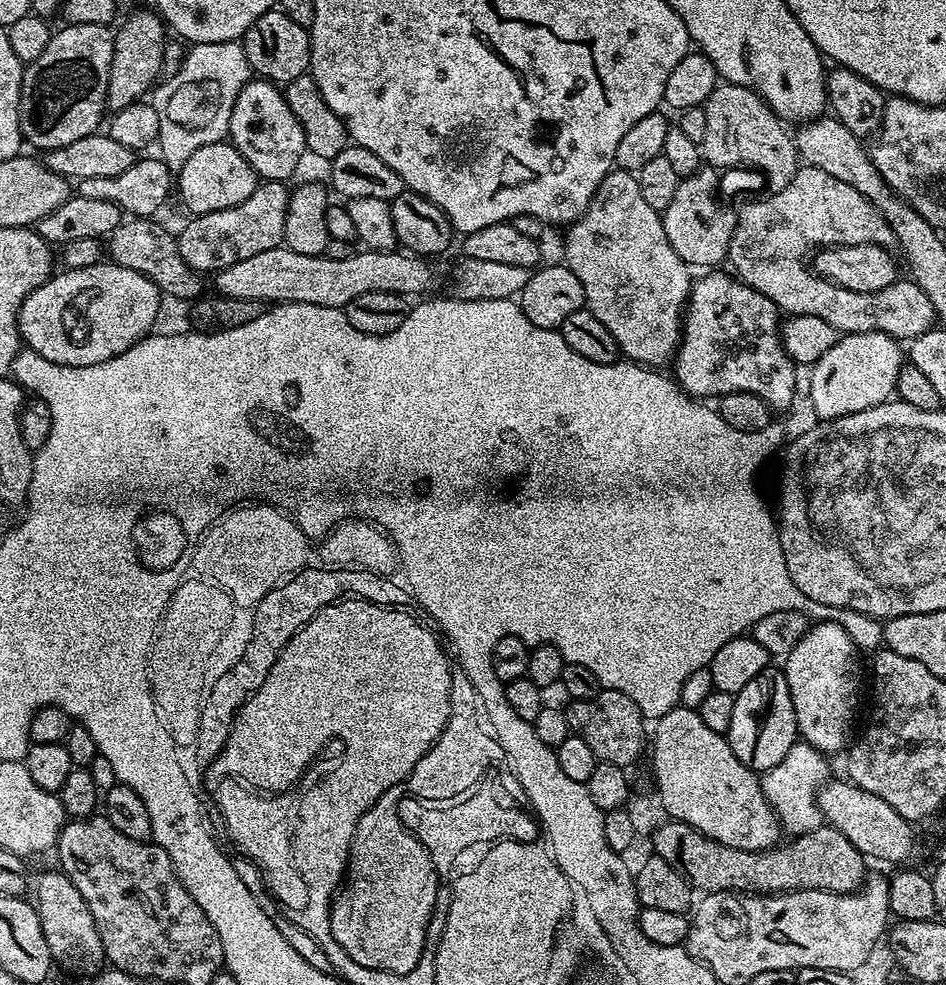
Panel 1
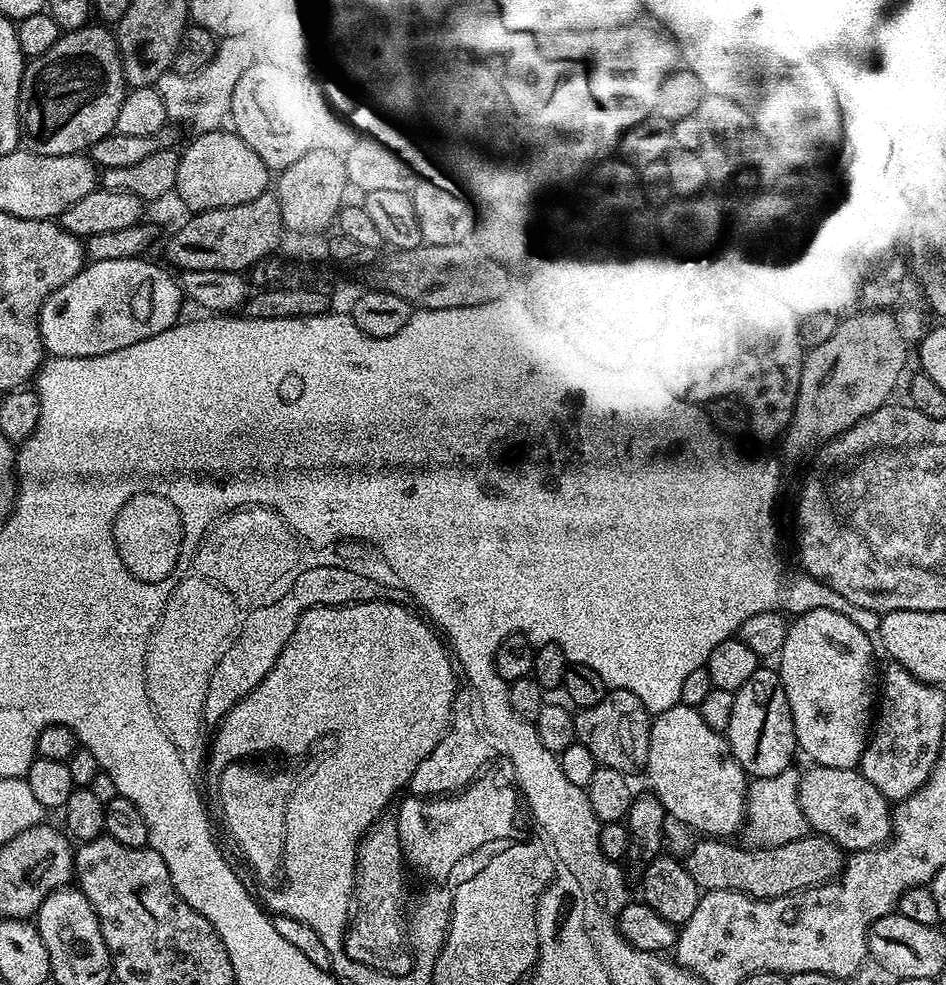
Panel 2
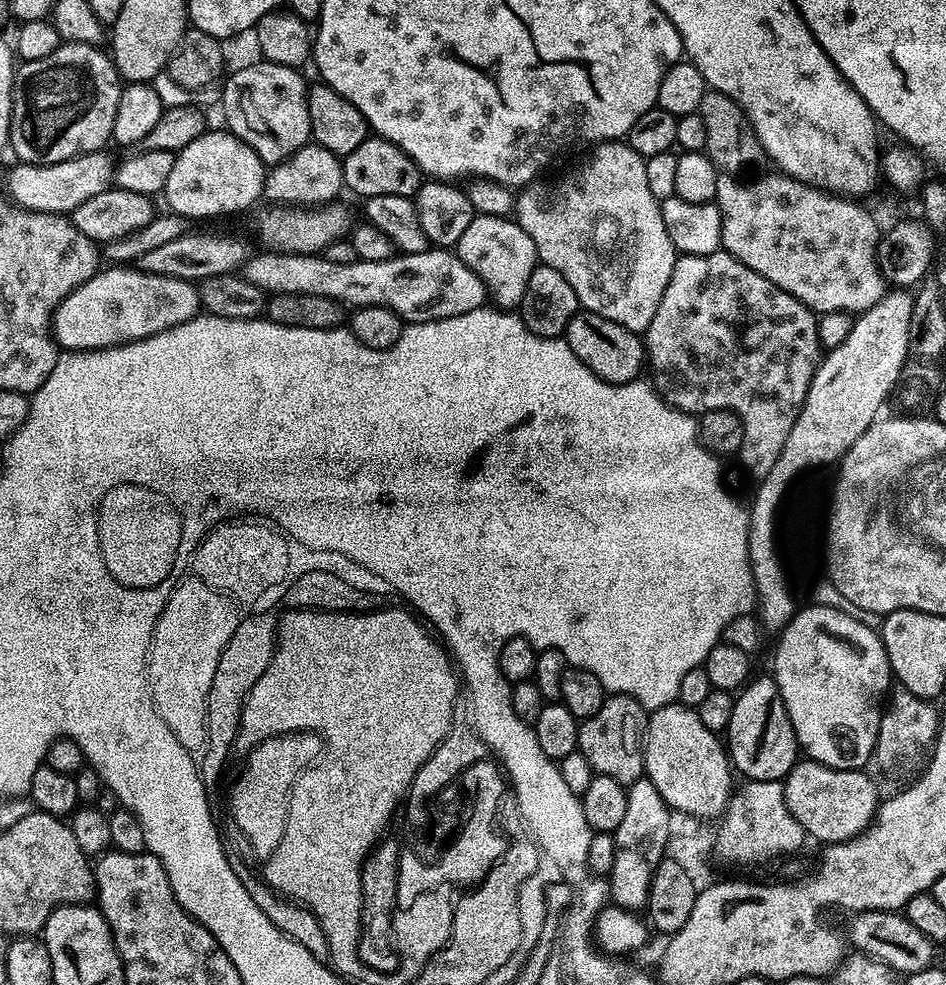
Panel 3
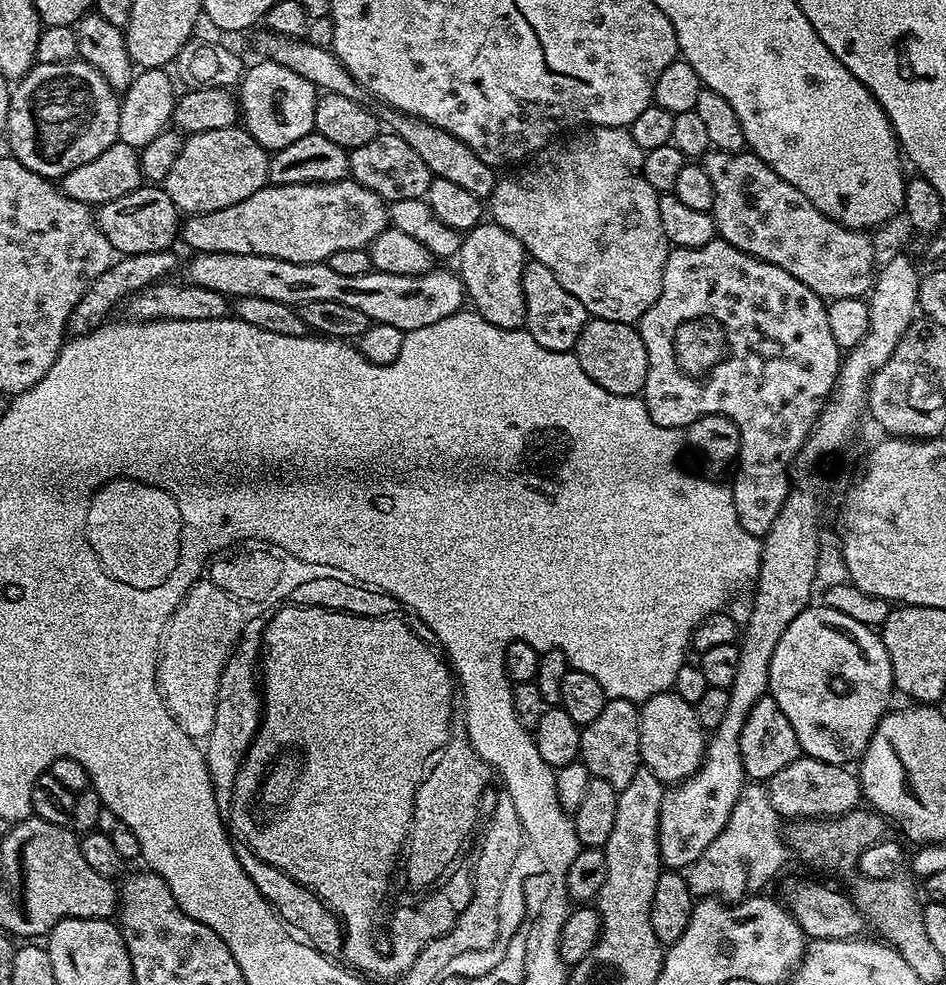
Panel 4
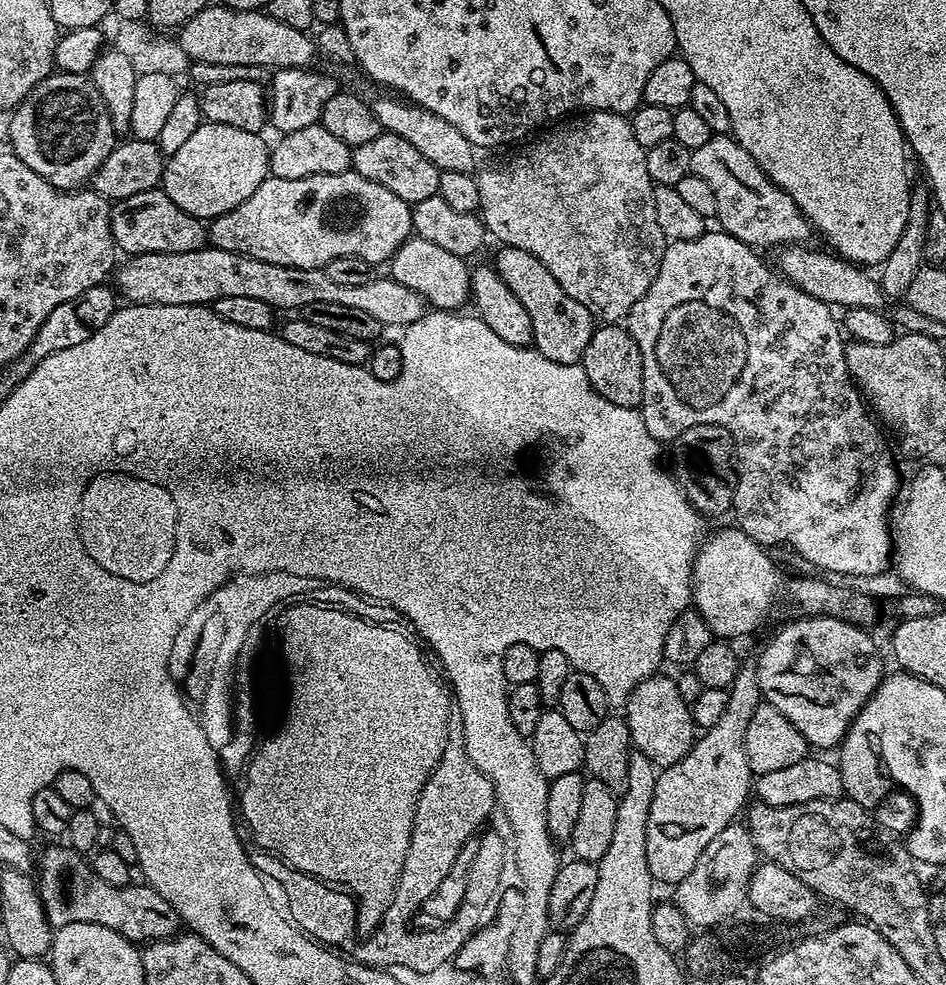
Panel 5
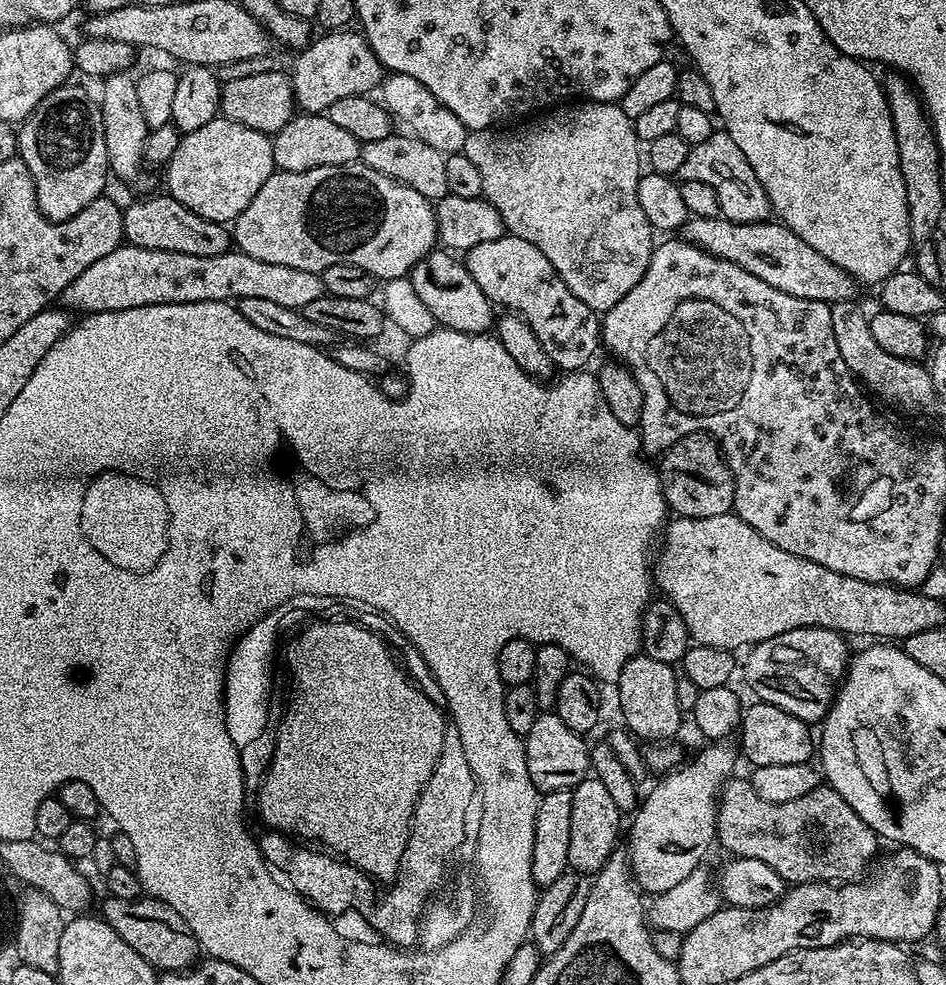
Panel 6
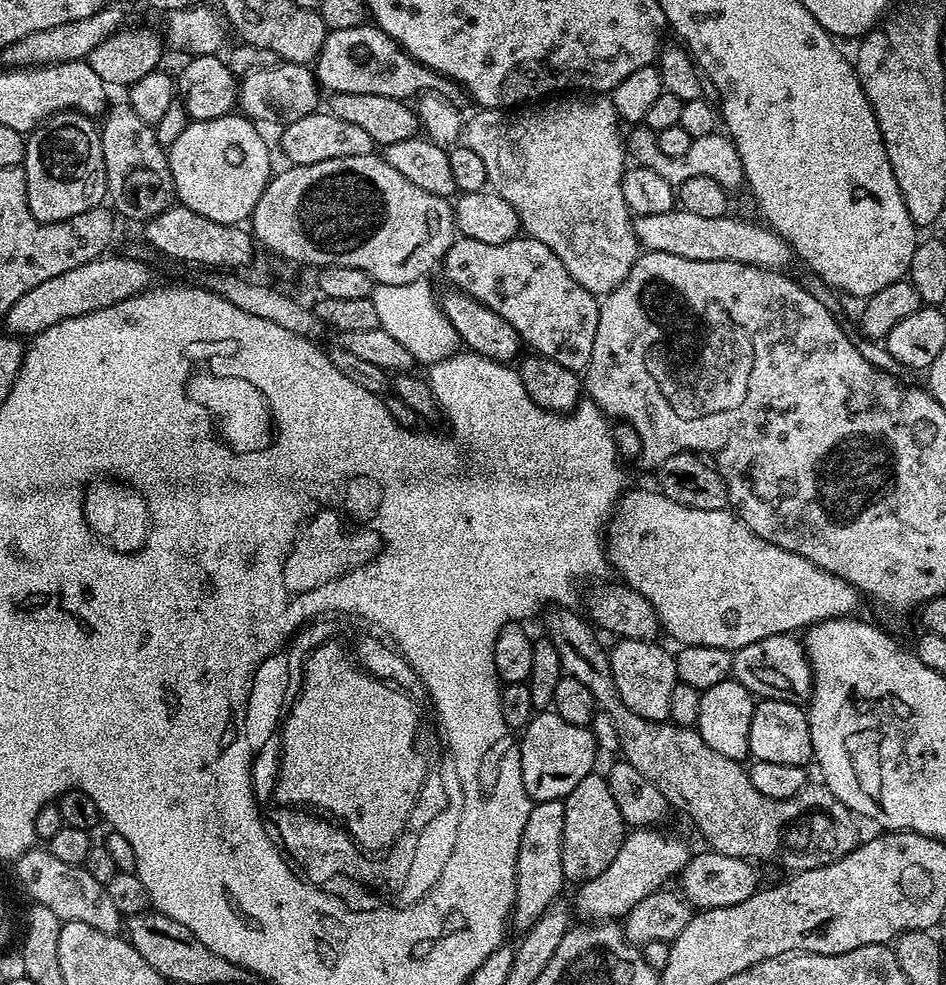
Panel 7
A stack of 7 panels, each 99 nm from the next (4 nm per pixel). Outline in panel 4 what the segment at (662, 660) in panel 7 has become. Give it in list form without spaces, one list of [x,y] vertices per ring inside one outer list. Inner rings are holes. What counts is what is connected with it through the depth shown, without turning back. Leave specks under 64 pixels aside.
[[[675,691],[654,694],[639,705],[640,759],[665,785],[679,784],[694,774],[704,757],[706,730],[698,722],[696,709],[687,704]]]

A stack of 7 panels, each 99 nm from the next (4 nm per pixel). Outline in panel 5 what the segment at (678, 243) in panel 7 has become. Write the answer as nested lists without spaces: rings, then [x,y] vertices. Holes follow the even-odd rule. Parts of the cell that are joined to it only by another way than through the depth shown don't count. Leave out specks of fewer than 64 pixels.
[[[784,246],[779,249],[780,257],[774,261],[781,276],[788,280],[798,290],[810,294],[810,298],[818,298],[836,310],[849,308],[883,309],[886,297],[879,279],[872,276],[859,264],[843,259],[829,251],[818,252],[812,246]]]

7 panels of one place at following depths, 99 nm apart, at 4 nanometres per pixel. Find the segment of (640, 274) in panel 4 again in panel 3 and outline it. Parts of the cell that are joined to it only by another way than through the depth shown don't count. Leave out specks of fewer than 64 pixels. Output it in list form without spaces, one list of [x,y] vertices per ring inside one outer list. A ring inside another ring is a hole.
[[[606,140],[597,143],[593,148],[596,149],[573,172],[558,177],[553,184],[544,185],[540,184],[541,182],[533,182],[519,189],[514,200],[514,219],[522,226],[522,230],[526,230],[526,234],[530,234],[530,239],[534,242],[537,261],[558,270],[558,274],[562,274],[562,278],[570,282],[570,290],[574,290],[583,311],[593,312],[602,318],[610,318],[610,322],[618,322],[626,330],[644,334],[647,333],[650,322],[658,310],[658,302],[662,302],[662,294],[670,282],[670,274],[676,265],[678,253],[674,242],[670,242],[670,234],[666,234],[666,222],[662,222],[660,201],[654,198],[654,194],[650,194],[650,186],[646,182],[645,157],[639,156],[627,142],[620,140]]]

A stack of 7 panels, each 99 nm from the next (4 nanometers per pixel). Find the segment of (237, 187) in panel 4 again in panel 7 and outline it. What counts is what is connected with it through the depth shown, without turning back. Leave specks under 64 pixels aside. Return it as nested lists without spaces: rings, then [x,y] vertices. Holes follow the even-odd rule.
[[[243,114],[189,122],[167,149],[176,187],[175,199],[183,207],[194,210],[194,214],[202,214],[202,218],[243,225],[274,175],[268,144],[256,128],[259,127]]]

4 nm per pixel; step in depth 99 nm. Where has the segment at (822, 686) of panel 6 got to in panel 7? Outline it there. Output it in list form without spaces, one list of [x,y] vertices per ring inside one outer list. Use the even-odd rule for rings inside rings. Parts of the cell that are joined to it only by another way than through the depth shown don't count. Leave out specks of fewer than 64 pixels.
[[[792,634],[762,638],[762,642],[750,642],[750,646],[735,649],[732,676],[756,698],[798,705],[812,698],[812,668],[808,665],[803,643]]]

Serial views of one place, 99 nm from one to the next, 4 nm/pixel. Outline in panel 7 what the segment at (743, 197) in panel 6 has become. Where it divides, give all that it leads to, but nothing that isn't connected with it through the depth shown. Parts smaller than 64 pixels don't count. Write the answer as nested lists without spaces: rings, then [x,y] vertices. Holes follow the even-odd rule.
[[[636,126],[627,133],[626,152],[633,165],[654,170],[654,174],[666,178],[666,182],[670,182],[674,186],[679,185],[685,176],[709,176],[714,178],[714,182],[718,182],[718,186],[722,186],[726,190],[745,187],[742,158],[738,158],[738,150],[732,145],[731,139],[719,131],[706,134],[706,138],[693,140],[690,150],[686,150],[686,154],[681,154],[679,158],[670,158],[666,154],[662,154],[662,150],[658,150],[655,132],[651,132],[649,128],[643,126]]]

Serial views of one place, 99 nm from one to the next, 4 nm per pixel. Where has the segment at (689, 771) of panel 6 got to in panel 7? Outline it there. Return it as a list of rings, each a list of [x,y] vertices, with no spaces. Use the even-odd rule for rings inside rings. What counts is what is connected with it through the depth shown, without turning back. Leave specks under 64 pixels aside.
[[[656,826],[629,831],[614,862],[610,862],[610,866],[606,866],[606,870],[602,870],[598,878],[590,878],[575,889],[574,912],[581,921],[619,921],[628,915],[631,908],[638,906],[642,898],[661,891],[671,876],[672,879],[679,877],[680,871],[693,857],[693,849],[688,849],[688,844],[682,837],[660,831],[664,830]]]

